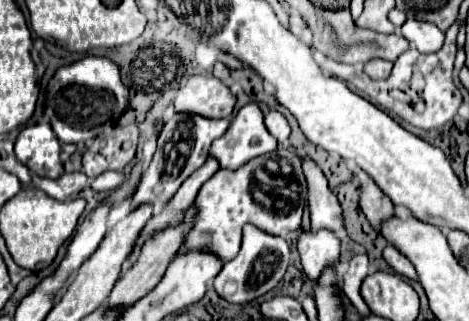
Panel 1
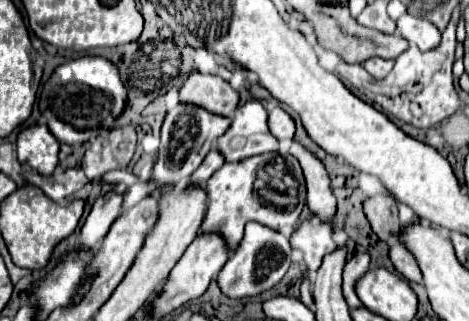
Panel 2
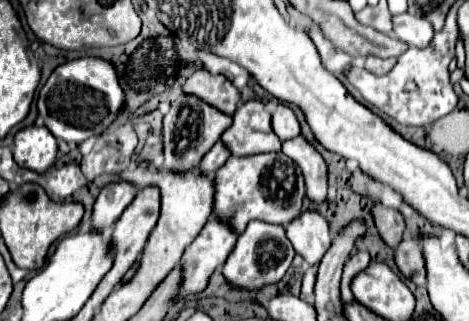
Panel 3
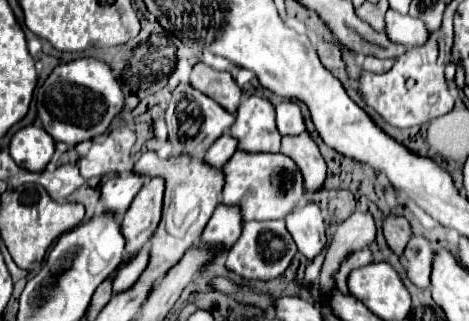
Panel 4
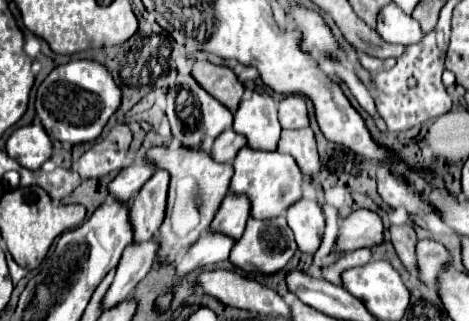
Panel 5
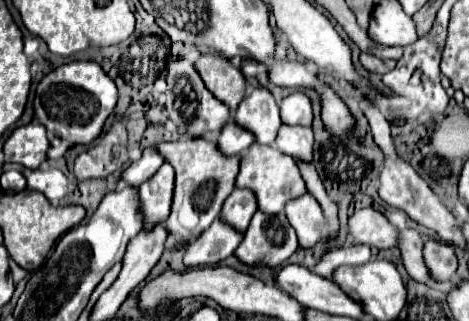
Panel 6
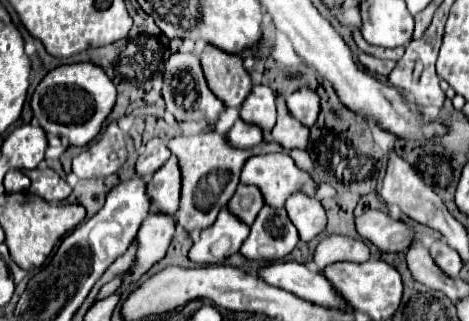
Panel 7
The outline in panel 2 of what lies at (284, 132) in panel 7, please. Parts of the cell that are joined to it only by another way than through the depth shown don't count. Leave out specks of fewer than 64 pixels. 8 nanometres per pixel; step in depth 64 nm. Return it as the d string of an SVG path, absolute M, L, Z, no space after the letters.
M294 142L288 152L300 162L300 166L304 170L310 212L318 220L322 220L322 222L332 226L334 216L336 216L336 196L332 194L330 178L328 178L328 174L324 170L322 162L298 142Z

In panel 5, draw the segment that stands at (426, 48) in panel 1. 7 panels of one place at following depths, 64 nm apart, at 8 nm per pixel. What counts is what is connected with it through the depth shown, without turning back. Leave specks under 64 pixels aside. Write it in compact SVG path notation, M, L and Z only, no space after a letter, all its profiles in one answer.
M392 2L388 6L384 6L384 10L380 12L376 30L390 44L408 46L408 44L416 44L424 38L420 24L412 16L400 12L400 8L396 8L396 4L392 4Z

